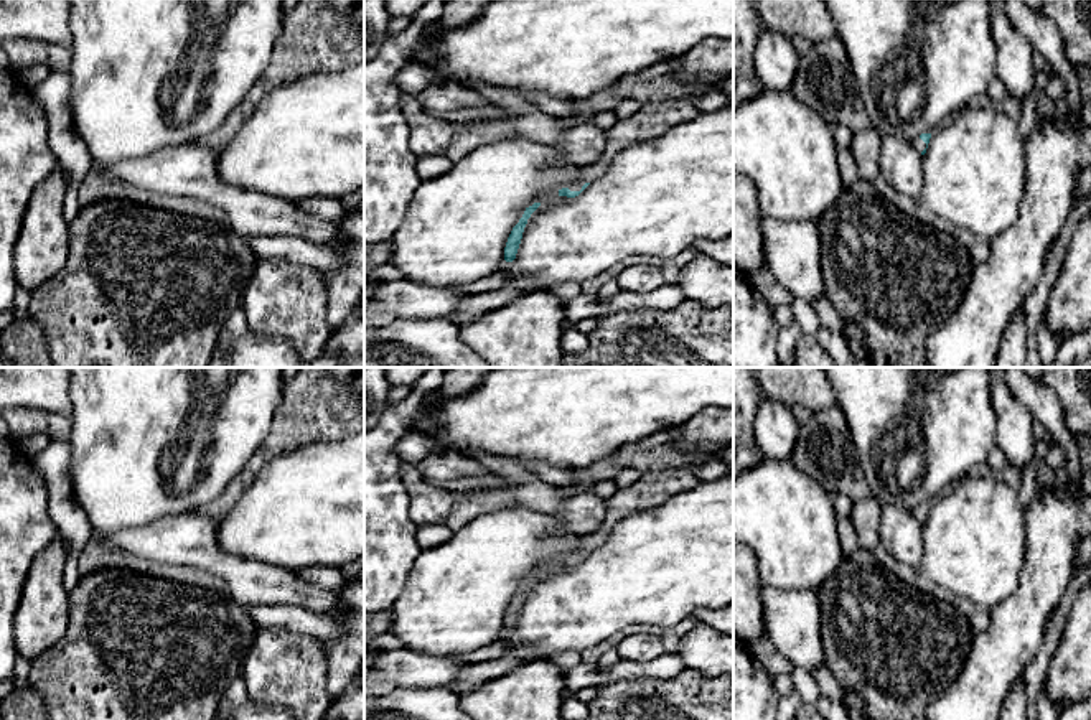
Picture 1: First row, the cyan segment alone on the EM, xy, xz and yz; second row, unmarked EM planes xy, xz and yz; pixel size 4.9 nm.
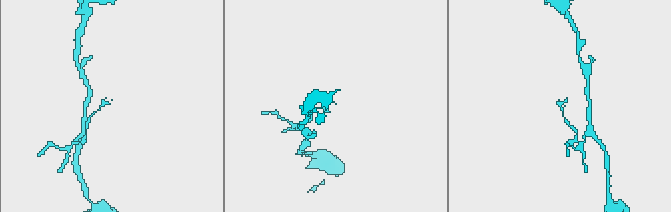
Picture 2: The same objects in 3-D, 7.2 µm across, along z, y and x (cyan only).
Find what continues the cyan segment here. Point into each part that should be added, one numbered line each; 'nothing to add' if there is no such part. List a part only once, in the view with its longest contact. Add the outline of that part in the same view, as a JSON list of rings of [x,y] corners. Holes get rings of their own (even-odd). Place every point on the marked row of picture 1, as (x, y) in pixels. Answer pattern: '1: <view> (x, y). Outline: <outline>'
1: xz (653, 119). Outline: [[[691,99],[643,104],[634,115],[618,120],[611,129],[605,130],[606,147],[602,158],[590,166],[583,166],[578,178],[567,188],[570,191],[580,191],[585,183],[592,183],[605,175],[608,165],[621,150],[639,142],[658,138],[669,129],[682,122],[691,122],[699,114],[700,110]]]

